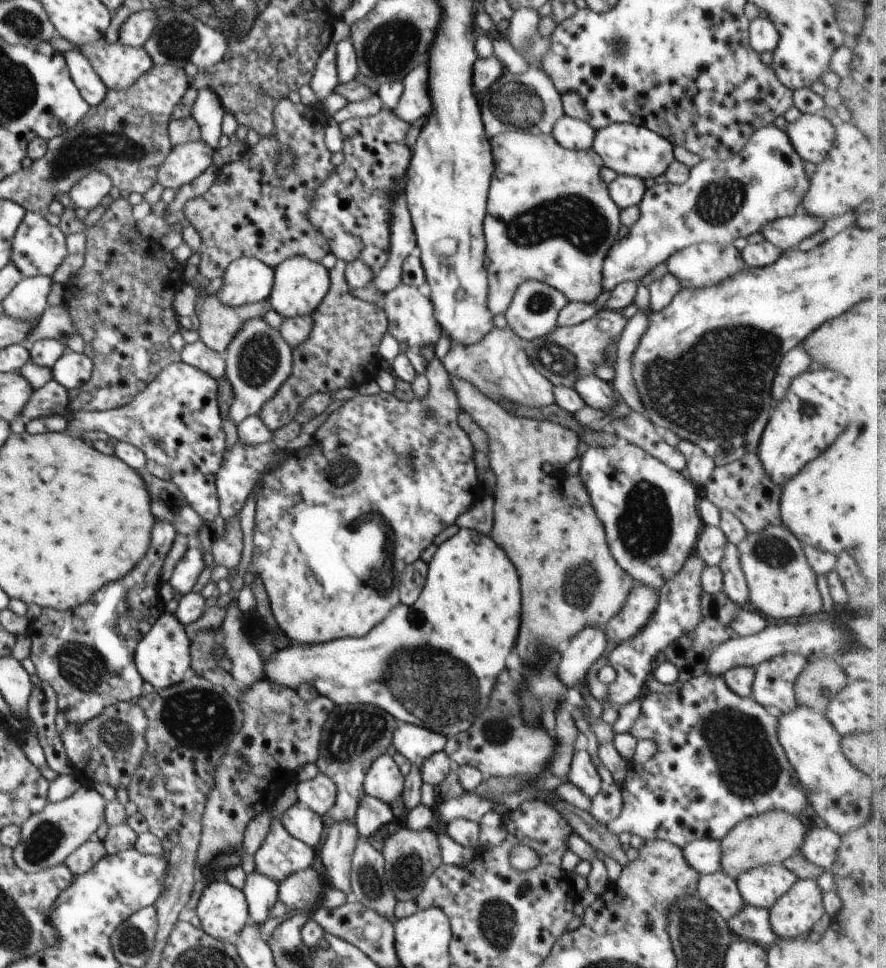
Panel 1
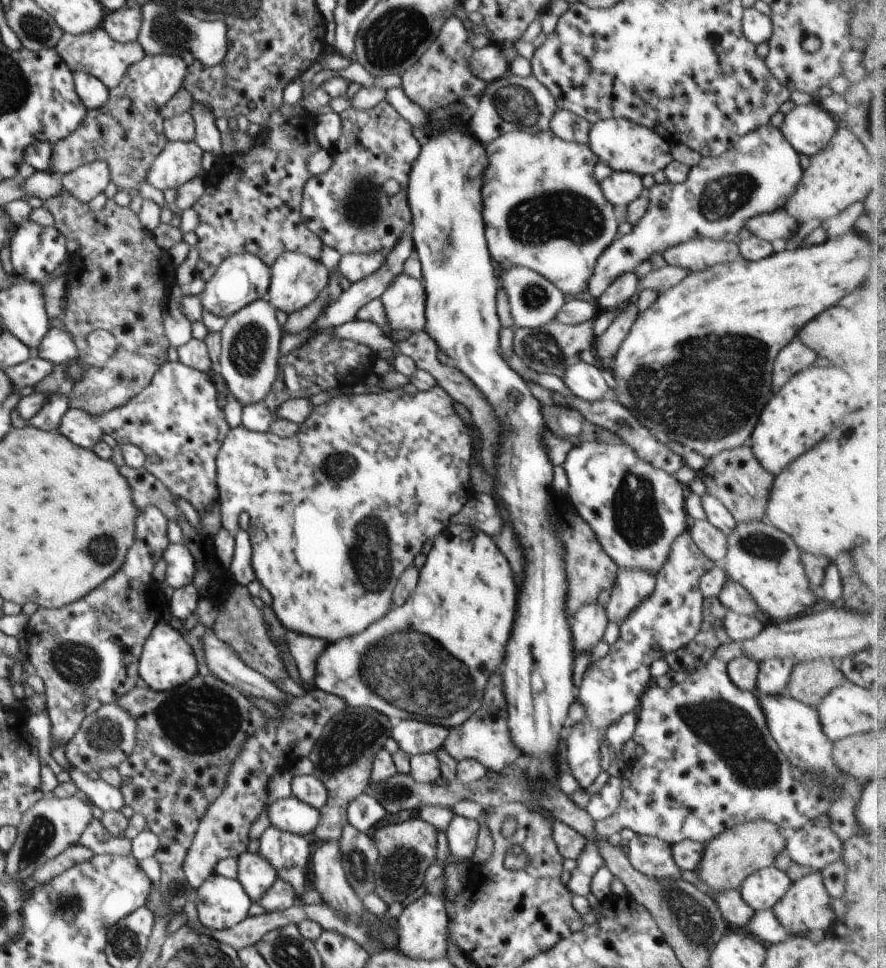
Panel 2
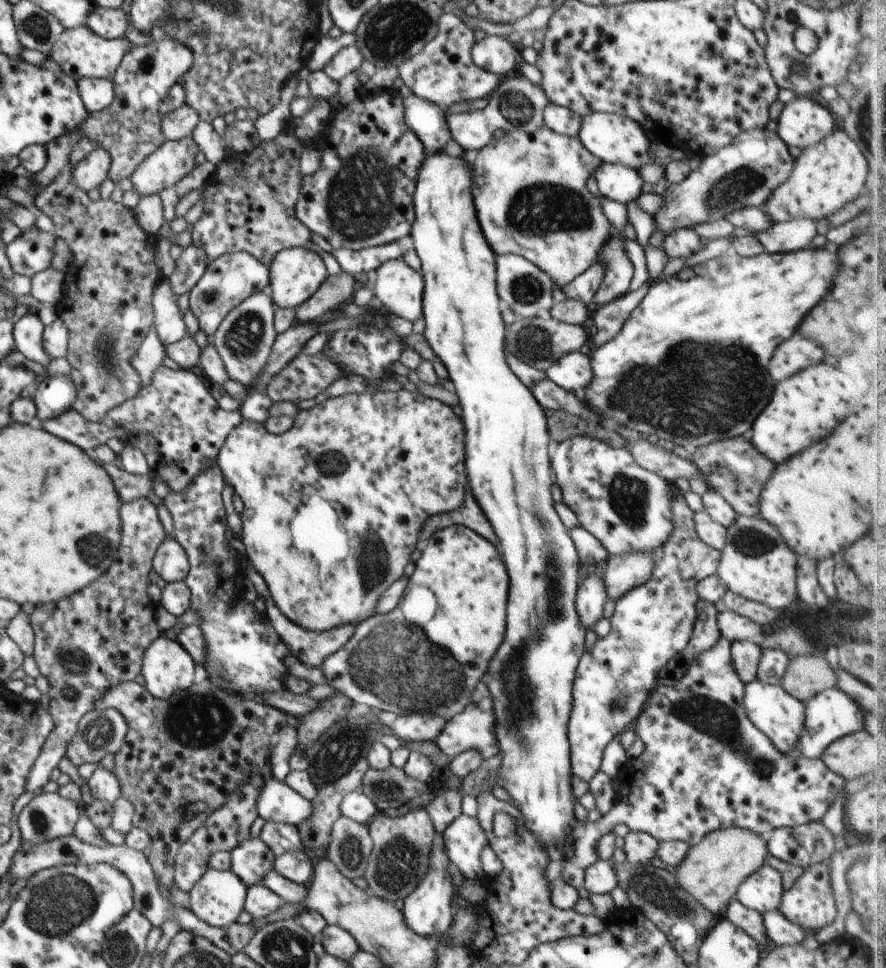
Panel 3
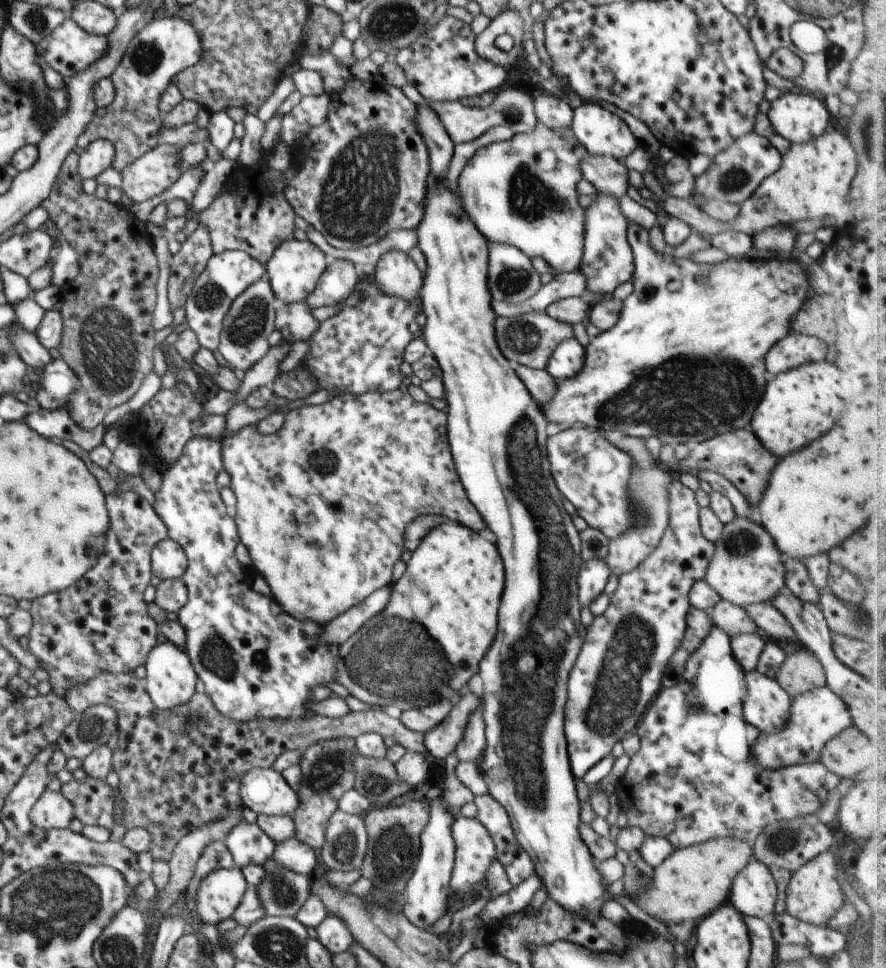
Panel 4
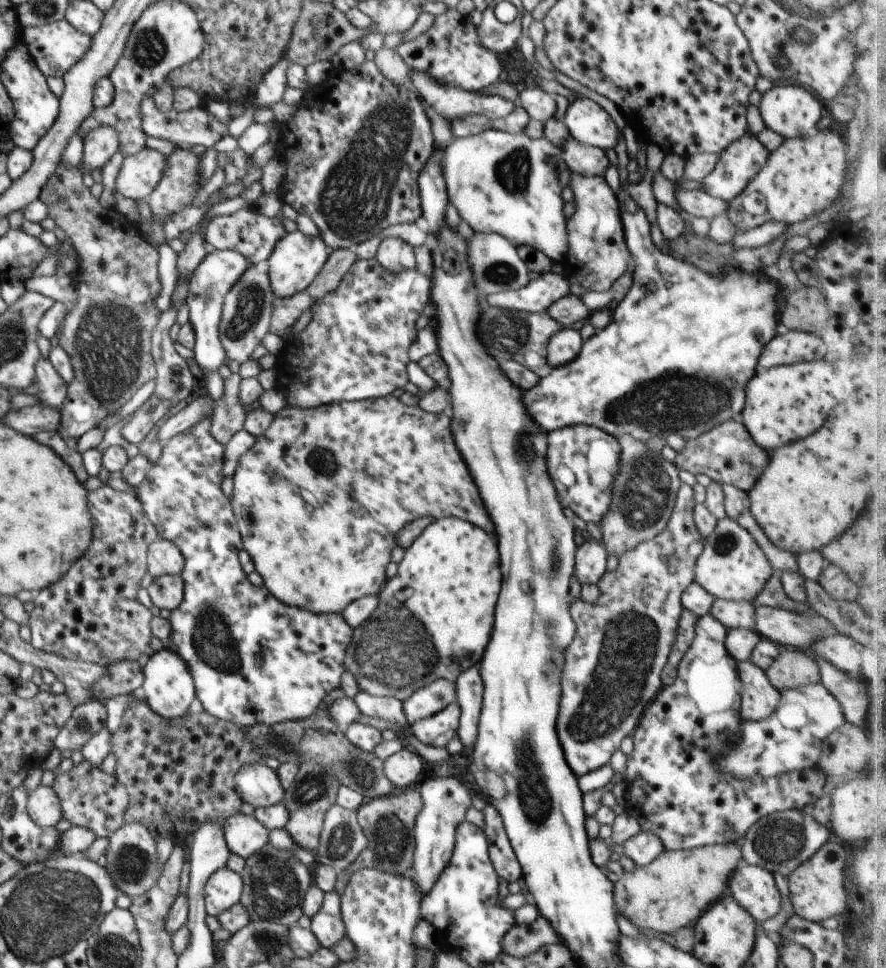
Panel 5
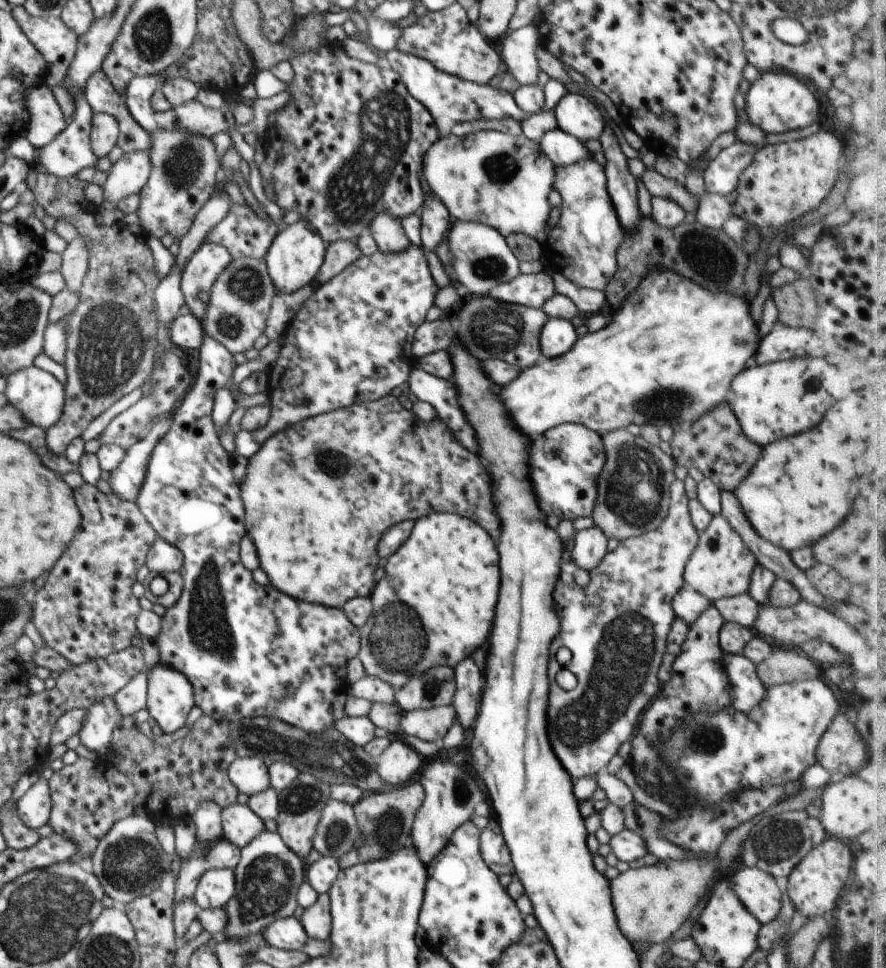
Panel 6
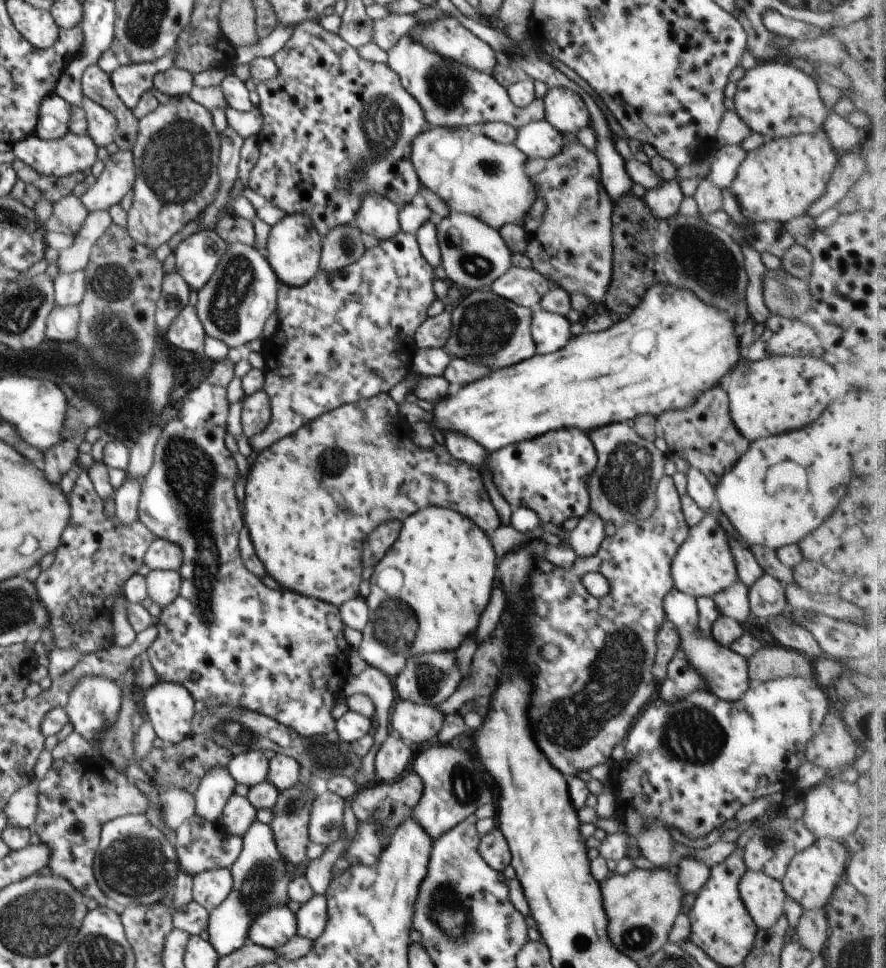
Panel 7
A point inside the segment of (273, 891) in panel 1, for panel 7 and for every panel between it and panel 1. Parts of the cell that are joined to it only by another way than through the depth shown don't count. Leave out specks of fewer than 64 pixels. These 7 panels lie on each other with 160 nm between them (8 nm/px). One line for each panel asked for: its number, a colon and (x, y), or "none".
2: (255, 874)
3: (251, 859)
4: (249, 845)
5: (244, 835)
6: (240, 825)
7: (238, 815)

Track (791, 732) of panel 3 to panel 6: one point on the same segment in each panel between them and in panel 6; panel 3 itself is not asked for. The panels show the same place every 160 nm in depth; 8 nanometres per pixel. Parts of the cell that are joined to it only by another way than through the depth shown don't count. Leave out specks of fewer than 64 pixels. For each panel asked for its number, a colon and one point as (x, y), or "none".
4: (767, 705)
5: (759, 699)
6: (747, 689)

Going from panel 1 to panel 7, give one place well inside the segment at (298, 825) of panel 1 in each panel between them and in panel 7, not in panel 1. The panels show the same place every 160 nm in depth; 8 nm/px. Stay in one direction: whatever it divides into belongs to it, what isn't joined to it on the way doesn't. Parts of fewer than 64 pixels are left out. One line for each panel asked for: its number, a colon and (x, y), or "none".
2: (292, 815)
3: (277, 802)
4: (264, 791)
5: (259, 785)
6: (250, 775)
7: (251, 768)

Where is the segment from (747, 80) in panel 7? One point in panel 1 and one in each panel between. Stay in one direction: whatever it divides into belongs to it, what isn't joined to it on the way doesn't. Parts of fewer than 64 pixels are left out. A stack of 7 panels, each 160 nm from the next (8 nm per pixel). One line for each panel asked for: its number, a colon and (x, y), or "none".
1: (812, 135)
2: (808, 128)
3: (802, 123)
4: (797, 117)
5: (790, 110)
6: (776, 103)

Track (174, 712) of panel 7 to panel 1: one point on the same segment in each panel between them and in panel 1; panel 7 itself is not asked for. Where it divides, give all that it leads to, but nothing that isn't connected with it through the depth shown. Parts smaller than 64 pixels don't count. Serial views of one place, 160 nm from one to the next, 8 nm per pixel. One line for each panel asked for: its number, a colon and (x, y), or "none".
1: (162, 658)
2: (167, 661)
3: (167, 668)
4: (170, 680)
5: (168, 687)
6: (170, 697)

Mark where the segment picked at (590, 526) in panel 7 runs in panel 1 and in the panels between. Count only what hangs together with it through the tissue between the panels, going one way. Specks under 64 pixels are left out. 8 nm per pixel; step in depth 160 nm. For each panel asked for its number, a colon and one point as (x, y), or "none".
1: (589, 644)
2: (589, 622)
3: (591, 596)
4: (593, 576)
5: (590, 558)
6: (589, 545)

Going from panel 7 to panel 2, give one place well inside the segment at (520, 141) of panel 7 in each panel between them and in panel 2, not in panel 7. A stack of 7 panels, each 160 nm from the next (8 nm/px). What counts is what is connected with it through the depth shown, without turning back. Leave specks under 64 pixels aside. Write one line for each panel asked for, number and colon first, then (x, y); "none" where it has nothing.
2: (621, 188)
3: (617, 182)
4: (609, 175)
5: (589, 161)
6: (563, 149)

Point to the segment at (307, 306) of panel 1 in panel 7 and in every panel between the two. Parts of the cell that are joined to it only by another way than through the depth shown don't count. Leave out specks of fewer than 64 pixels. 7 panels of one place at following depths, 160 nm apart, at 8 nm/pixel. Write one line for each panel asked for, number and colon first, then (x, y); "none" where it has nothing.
2: (296, 280)
3: (295, 274)
4: (294, 269)
5: (296, 260)
6: (294, 258)
7: (294, 246)

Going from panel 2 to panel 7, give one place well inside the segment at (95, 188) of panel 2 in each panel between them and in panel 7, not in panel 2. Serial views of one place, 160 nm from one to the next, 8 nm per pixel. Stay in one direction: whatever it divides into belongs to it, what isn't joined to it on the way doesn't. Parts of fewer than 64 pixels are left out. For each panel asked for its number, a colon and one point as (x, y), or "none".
3: (88, 174)
4: (99, 154)
5: (101, 143)
6: (104, 134)
7: (101, 124)

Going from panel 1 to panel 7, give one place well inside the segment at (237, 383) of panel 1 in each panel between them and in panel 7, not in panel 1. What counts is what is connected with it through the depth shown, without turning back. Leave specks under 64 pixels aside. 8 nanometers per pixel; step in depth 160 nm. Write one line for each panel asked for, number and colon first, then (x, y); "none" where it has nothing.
2: (250, 340)
3: (244, 340)
4: (250, 319)
5: (246, 317)
6: (241, 298)
7: (233, 306)

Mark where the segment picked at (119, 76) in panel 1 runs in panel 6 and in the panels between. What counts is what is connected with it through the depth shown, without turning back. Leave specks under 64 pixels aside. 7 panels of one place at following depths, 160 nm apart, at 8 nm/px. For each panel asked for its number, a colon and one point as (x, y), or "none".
2: (95, 53)
3: (80, 53)
4: (69, 50)
5: (56, 47)
6: (52, 38)

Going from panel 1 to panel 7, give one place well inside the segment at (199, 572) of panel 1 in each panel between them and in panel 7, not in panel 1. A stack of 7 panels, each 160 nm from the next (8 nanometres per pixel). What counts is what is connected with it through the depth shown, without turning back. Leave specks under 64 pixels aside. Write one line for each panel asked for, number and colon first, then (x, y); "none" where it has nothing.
2: (180, 565)
3: (171, 563)
4: (168, 560)
5: (163, 557)
6: (162, 557)
7: (162, 555)

